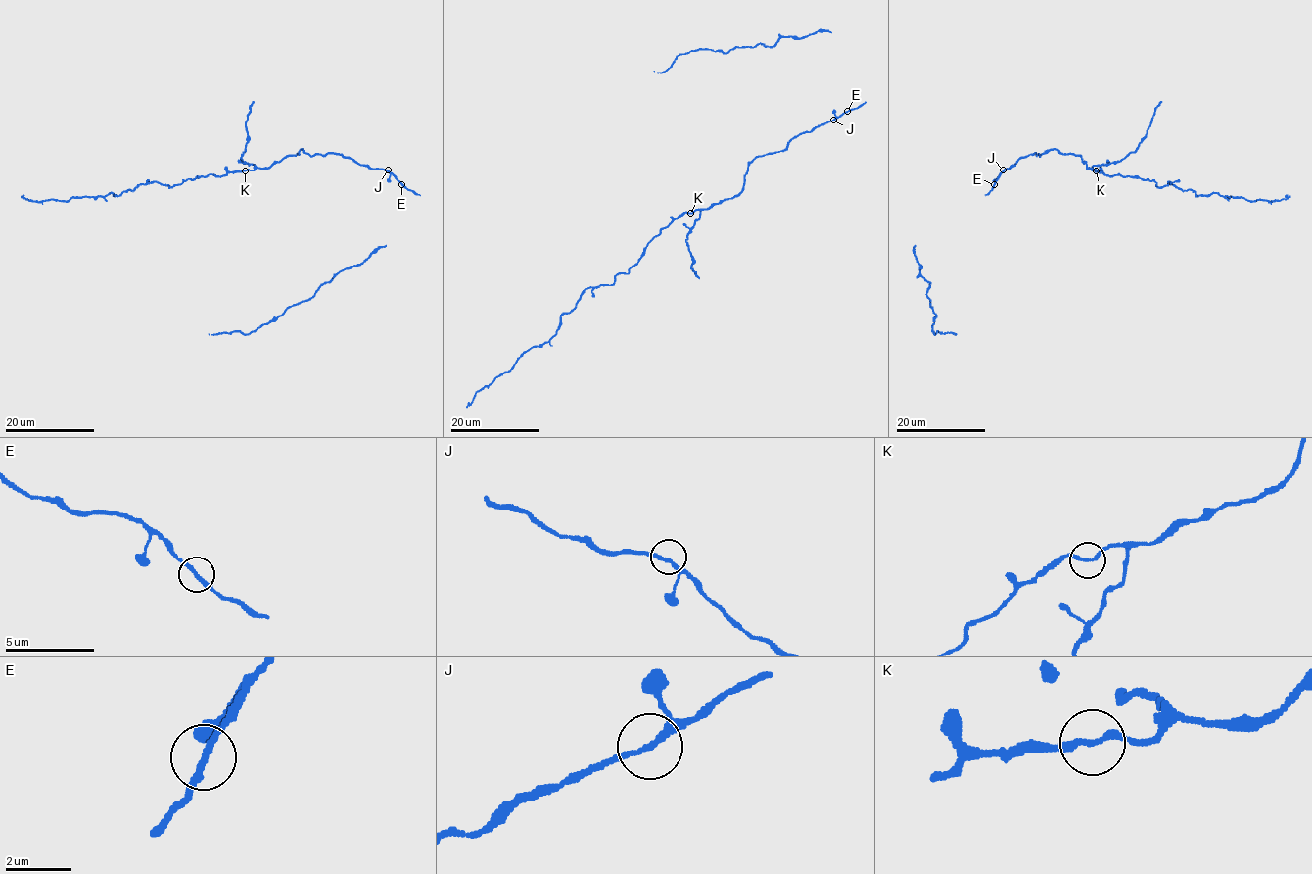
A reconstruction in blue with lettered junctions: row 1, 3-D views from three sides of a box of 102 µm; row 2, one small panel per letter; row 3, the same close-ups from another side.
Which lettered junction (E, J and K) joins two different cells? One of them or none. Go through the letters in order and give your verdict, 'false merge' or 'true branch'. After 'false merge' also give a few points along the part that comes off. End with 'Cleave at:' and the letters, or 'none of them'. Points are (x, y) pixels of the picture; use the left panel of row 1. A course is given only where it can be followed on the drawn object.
E: true branch
J: true branch
K: true branch
Cleave at: none of them

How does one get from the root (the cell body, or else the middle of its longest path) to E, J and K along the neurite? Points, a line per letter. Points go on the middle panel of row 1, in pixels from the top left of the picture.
E: (766, 155), (782, 151), (801, 133), (810, 132), (848, 111)
J: (766, 155), (782, 151), (801, 133), (833, 120)
K: (766, 155), (756, 157), (749, 164), (744, 188), (737, 195), (690, 213)

